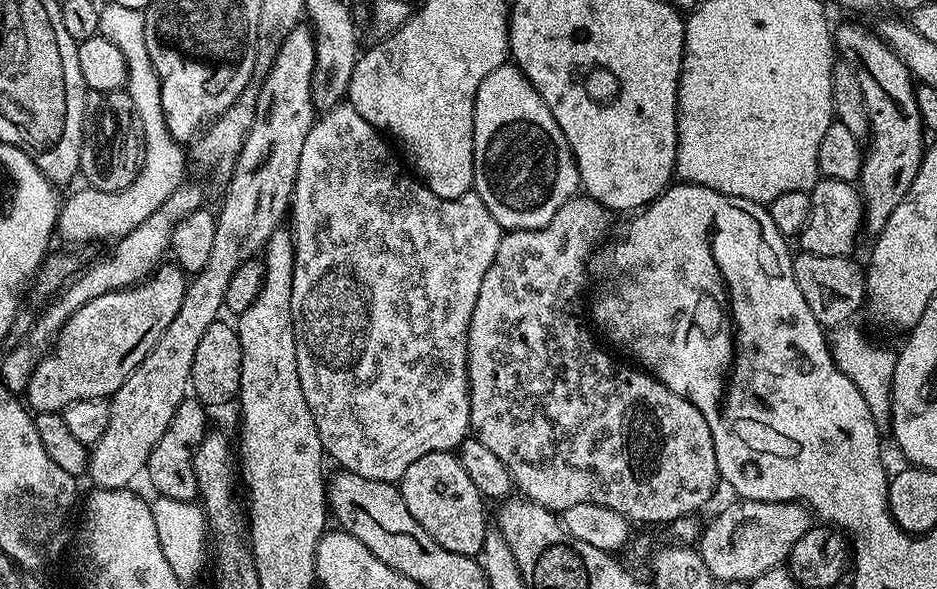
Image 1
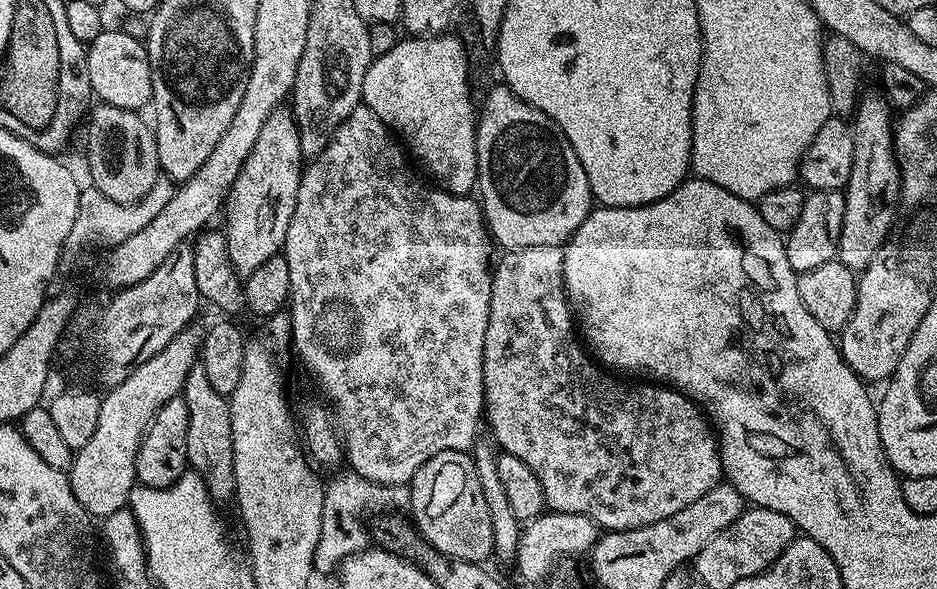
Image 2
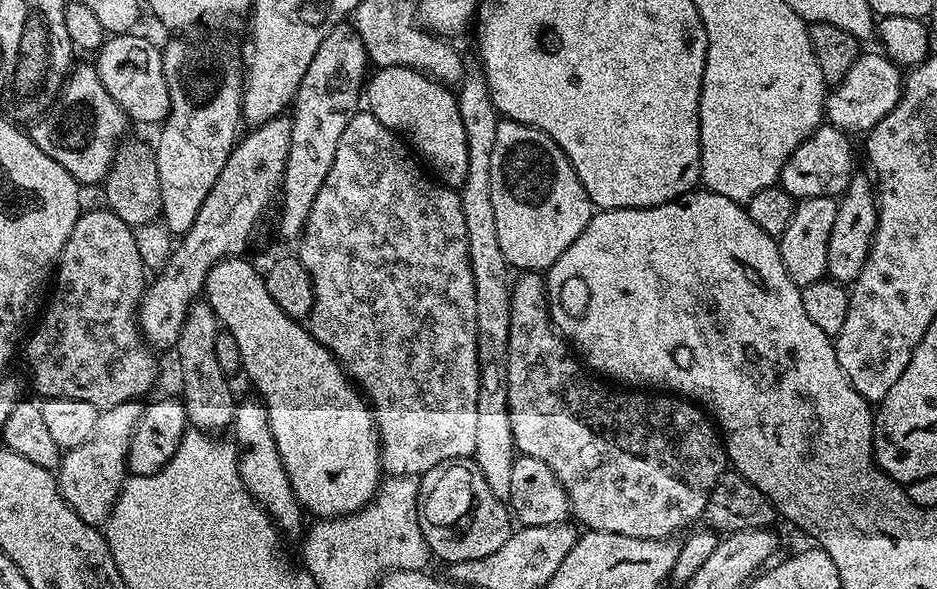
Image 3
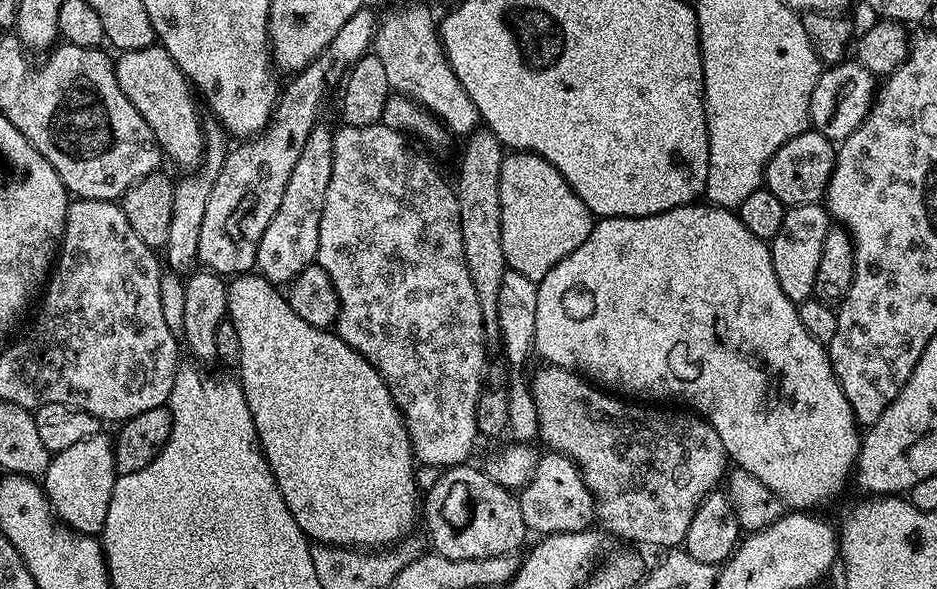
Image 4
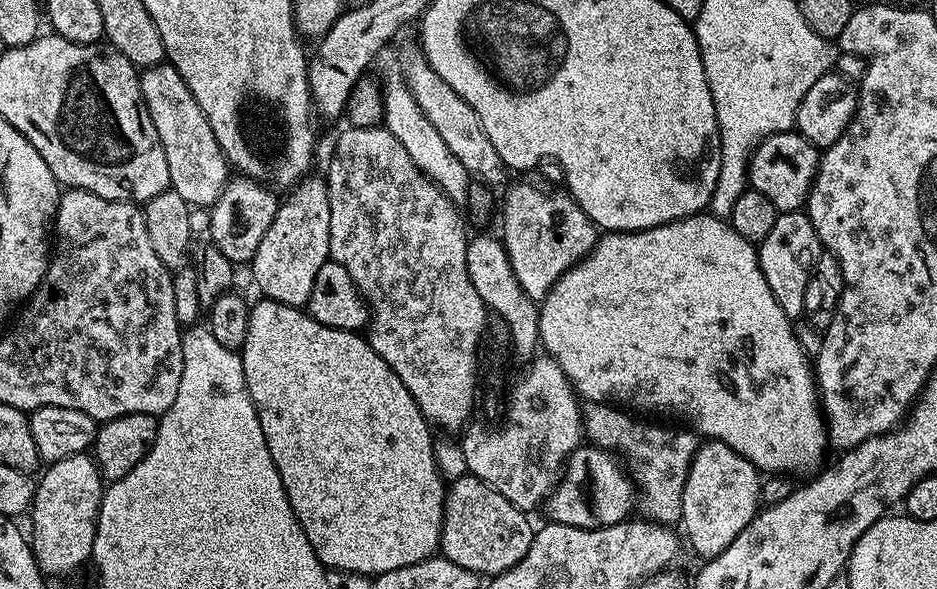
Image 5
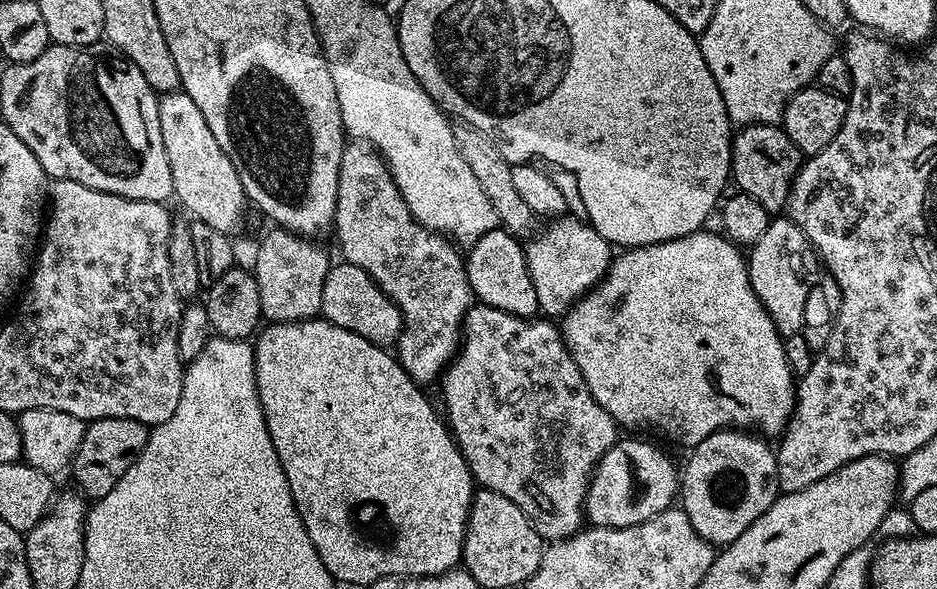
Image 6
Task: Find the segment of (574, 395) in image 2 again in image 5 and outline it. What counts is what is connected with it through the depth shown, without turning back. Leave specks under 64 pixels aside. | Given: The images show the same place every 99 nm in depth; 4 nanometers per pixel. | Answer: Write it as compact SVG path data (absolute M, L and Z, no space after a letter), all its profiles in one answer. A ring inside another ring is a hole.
M589 403L582 412L584 436L595 447L603 448L622 458L623 467L633 485L638 489L638 504L644 507L643 519L653 524L676 526L682 514L682 490L686 486L688 471L696 457L698 436L687 427L675 432L660 424L647 424L647 419L637 418L610 404Z

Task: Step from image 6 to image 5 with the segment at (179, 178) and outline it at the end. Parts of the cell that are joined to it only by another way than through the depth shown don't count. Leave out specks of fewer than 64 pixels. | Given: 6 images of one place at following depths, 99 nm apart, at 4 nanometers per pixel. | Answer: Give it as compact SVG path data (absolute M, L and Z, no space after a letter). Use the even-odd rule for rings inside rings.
M166 62L152 65L141 73L141 88L144 105L164 146L166 166L170 168L170 188L180 194L189 206L207 209L216 203L227 186L230 165L201 107L176 68Z

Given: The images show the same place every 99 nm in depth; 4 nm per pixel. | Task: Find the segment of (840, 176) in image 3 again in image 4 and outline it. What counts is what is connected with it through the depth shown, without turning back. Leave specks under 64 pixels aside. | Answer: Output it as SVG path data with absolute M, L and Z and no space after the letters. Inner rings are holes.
M809 130L790 138L768 160L764 171L764 184L786 206L797 208L807 204L819 204L825 199L828 183L836 165L838 148L815 130Z

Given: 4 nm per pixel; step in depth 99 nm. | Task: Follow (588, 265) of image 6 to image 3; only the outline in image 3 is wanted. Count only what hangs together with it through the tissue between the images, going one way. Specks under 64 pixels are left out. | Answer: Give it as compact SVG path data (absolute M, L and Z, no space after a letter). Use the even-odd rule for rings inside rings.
M505 120L498 122L498 131L494 137L490 163L491 203L495 211L495 229L498 230L498 243L505 255L505 262L513 269L524 272L539 272L552 267L558 258L586 230L590 218L594 215L592 199L586 194L570 158L544 131L524 123Z

